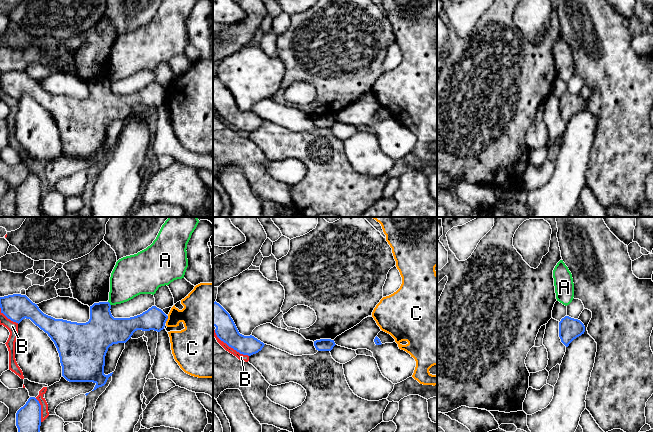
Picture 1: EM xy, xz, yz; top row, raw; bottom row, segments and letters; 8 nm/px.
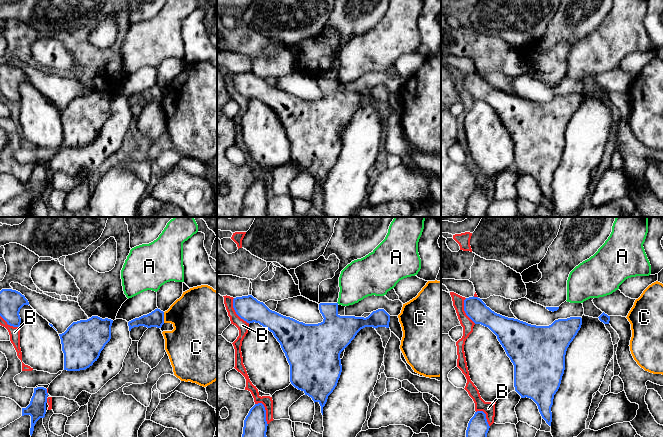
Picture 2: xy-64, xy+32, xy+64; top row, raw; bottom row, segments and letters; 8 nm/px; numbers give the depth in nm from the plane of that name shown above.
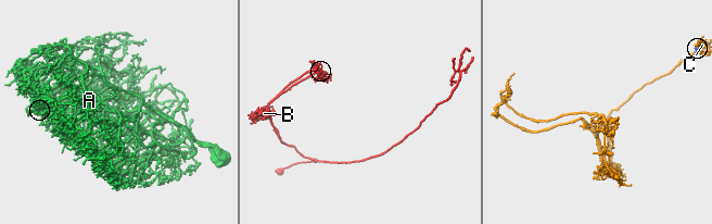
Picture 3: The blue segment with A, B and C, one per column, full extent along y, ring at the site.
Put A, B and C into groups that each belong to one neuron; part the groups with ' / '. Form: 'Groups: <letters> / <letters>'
Groups: A / B / C

